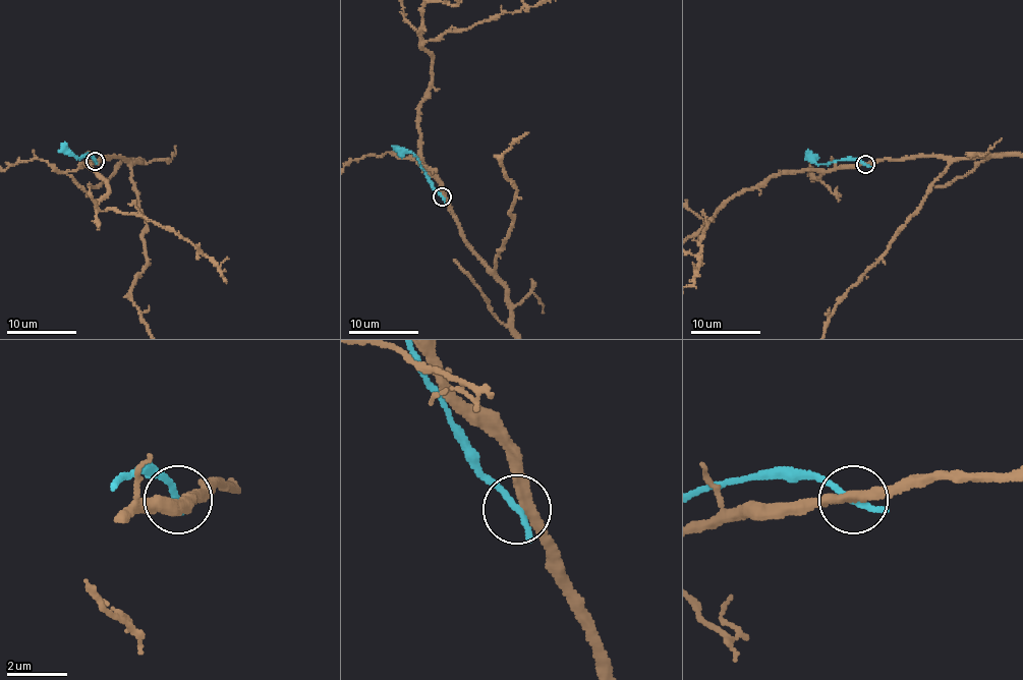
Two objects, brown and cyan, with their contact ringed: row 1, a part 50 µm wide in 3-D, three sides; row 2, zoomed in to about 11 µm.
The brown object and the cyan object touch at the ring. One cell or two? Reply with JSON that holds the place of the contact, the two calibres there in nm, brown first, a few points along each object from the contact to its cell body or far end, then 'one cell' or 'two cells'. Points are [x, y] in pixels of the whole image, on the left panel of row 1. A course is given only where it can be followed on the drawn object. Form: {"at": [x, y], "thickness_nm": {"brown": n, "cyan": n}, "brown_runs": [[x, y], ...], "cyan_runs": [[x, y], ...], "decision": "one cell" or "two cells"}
{"at": [95, 161], "thickness_nm": {"brown": 320, "cyan": 260}, "cyan_runs": [[96, 162], [92, 156], [76, 158], [58, 150]], "decision": "two cells"}

